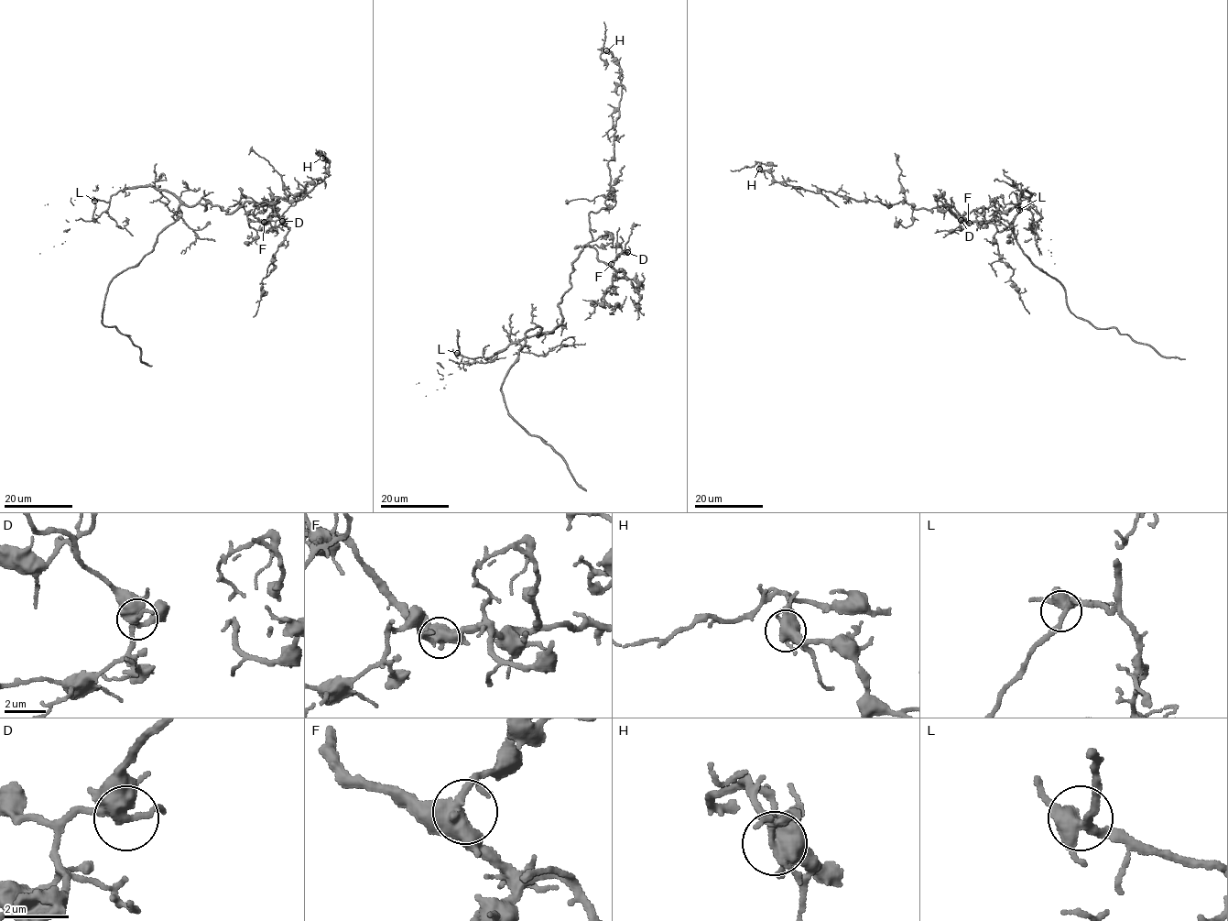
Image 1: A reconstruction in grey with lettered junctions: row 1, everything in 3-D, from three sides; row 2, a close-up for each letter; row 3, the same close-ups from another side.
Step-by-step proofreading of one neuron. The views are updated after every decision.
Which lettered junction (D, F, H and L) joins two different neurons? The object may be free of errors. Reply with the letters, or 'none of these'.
H

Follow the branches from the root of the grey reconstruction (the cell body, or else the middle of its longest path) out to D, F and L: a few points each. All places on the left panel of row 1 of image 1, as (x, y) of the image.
D: (211, 202), (221, 210), (223, 207), (227, 213), (245, 202), (255, 202), (255, 217), (264, 222), (282, 221)
F: (211, 202), (221, 210), (223, 207), (227, 213), (245, 202), (255, 202), (253, 214), (264, 222)
L: (211, 202), (204, 210), (203, 204), (185, 205), (171, 193), (150, 186), (119, 190), (107, 202), (94, 201)

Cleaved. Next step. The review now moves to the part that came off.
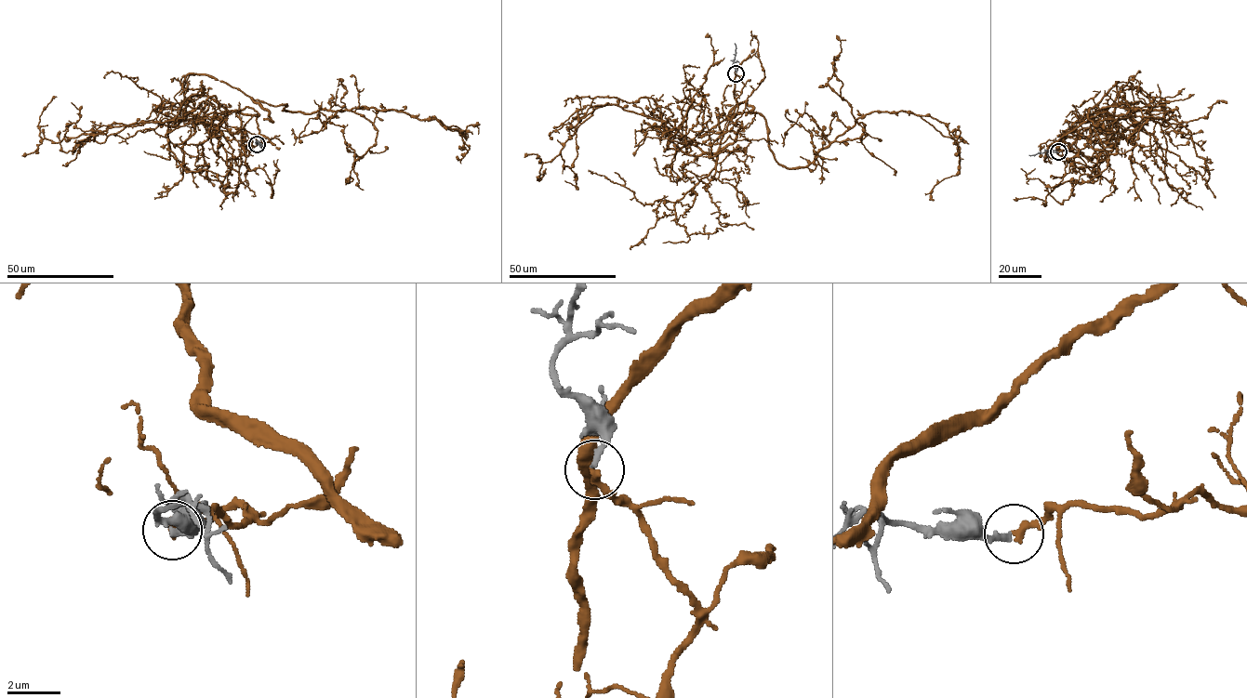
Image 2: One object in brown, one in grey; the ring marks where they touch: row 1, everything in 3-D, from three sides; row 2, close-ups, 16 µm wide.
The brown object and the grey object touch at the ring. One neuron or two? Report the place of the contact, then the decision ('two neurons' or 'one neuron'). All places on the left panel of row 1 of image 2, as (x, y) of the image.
at (257, 144); one neuron

